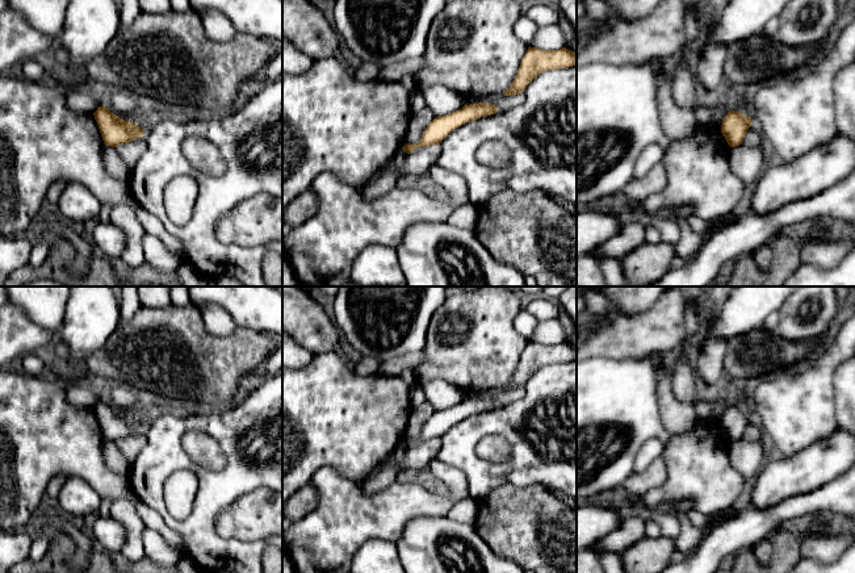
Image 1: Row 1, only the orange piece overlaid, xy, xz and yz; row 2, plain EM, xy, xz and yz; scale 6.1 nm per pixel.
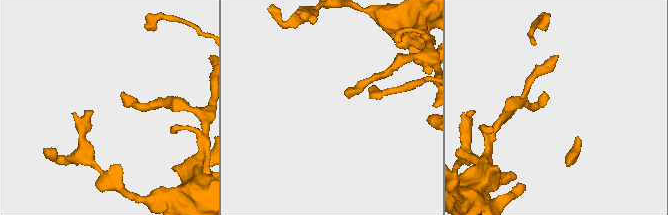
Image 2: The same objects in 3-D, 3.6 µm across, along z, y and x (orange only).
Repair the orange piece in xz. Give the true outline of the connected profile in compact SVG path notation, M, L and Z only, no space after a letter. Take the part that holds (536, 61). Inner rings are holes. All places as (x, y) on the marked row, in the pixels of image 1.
M528 47L517 70L512 85L503 92L504 96L515 96L541 72L577 66L577 53L562 47L559 50L540 50Z

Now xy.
M105 105L99 106L93 116L106 146L117 147L143 137L141 126L113 114Z

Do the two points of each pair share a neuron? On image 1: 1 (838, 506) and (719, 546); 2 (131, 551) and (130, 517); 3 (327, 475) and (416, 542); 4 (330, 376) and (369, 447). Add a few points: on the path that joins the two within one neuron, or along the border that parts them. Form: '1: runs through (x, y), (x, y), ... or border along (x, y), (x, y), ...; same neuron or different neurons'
1: runs through (808, 506), (796, 506), (749, 528); same neuron
2: runs through (133, 543), (133, 525); same neuron
3: border along (430, 515), (411, 518), (402, 536), (395, 543); different neurons
4: runs through (330, 393), (330, 408), (352, 430); same neuron

